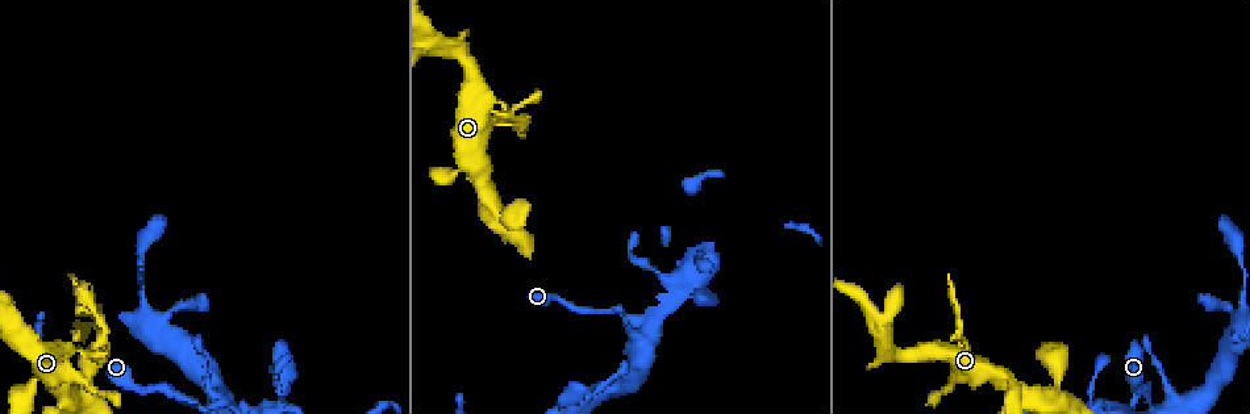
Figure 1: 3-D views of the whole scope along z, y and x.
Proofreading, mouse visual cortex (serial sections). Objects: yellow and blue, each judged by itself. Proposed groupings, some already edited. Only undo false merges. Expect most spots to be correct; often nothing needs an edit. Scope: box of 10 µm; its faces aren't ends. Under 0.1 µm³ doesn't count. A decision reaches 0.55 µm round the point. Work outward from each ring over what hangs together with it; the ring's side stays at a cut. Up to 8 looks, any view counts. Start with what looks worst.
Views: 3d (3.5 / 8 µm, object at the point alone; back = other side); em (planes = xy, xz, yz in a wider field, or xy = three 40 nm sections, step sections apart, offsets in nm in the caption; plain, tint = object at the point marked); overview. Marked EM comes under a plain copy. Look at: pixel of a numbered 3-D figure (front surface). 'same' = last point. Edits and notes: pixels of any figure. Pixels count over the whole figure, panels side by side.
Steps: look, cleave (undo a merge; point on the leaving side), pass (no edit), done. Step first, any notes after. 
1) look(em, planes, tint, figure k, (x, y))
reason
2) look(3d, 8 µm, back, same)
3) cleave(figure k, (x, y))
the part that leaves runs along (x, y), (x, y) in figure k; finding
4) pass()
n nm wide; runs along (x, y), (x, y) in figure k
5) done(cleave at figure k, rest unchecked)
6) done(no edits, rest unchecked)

look(3d, 3.5 µm, figure 1, (502, 104))
narrows sharply

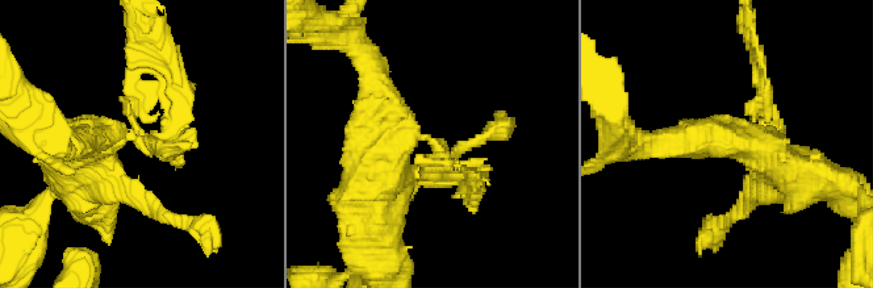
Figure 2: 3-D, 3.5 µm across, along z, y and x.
look(em, xy, step 3, tint, figure 2, (433, 142))

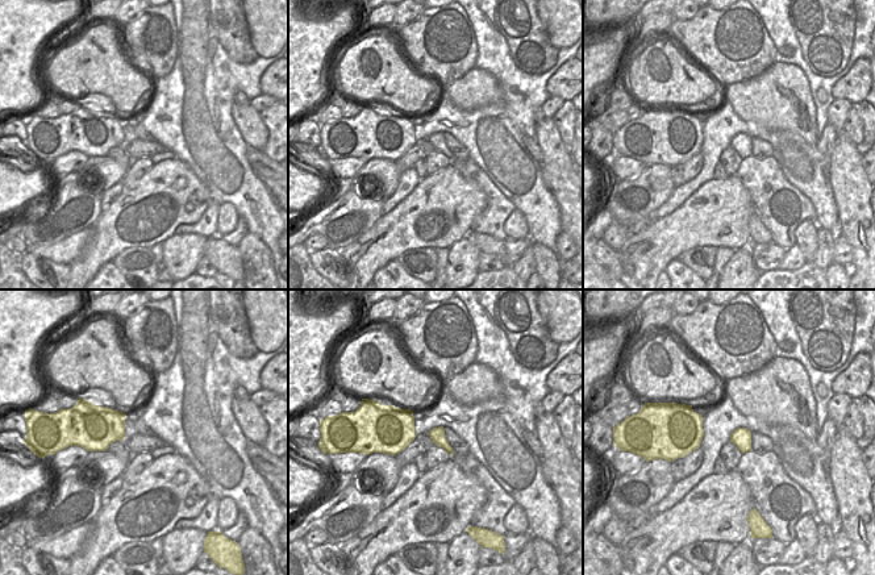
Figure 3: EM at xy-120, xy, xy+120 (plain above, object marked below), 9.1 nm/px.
look(em, xy, step 2, tint, same)

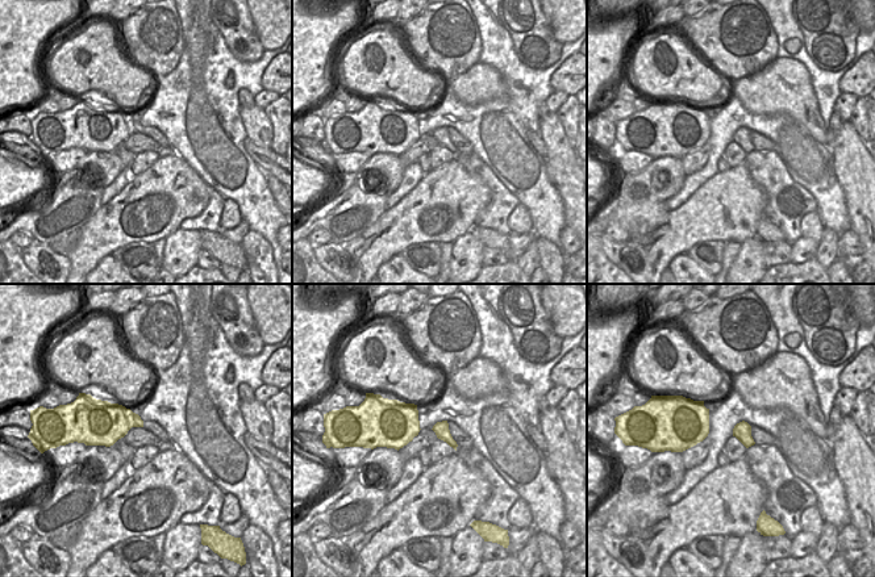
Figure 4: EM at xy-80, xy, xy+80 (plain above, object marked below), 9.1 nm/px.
pass()
140 nm wide; runs along (74, 153), (107, 137), (167, 145), (183, 108) in figure 2; continuous, no second cell

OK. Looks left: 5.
look(3d, 3.5 µm, figure 1, (284, 387))
abrupt turn

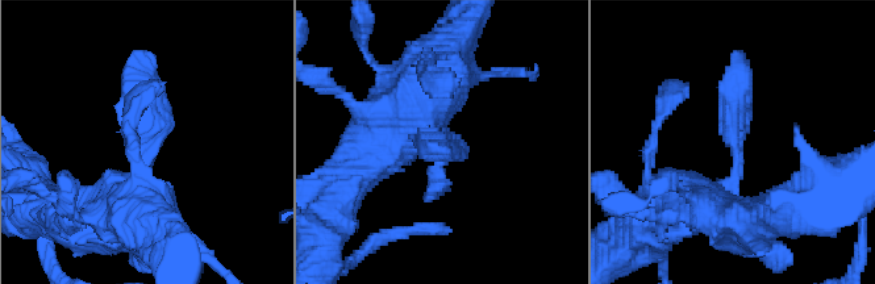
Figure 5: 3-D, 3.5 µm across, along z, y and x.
look(em, xy, step 2, tint, figure 5, (145, 149))
now the EM

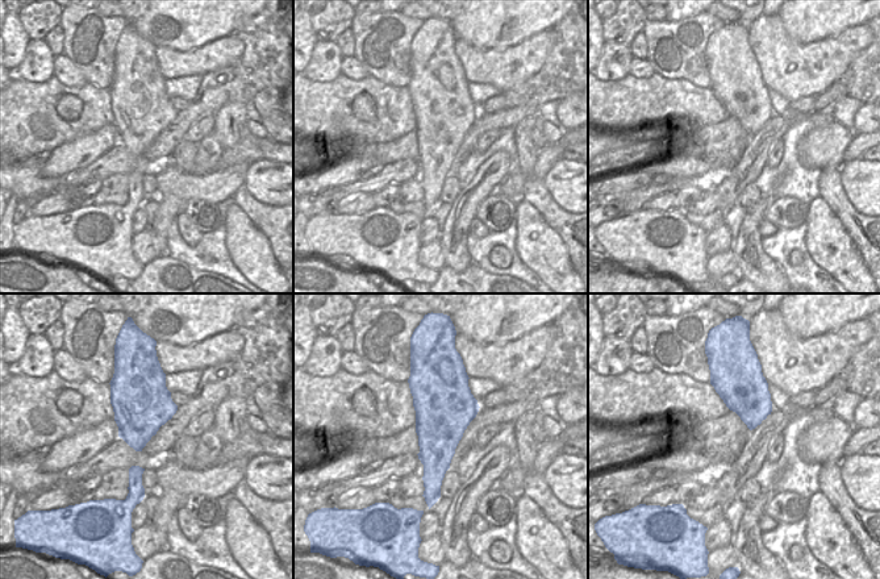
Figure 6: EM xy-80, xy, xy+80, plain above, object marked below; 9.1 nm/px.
pass()
runs along (104, 199), (136, 187), (144, 66) in figure 5; all the same cell

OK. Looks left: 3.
look(3d, 8 µm, figure 1, (1056, 384))
a narrow waist

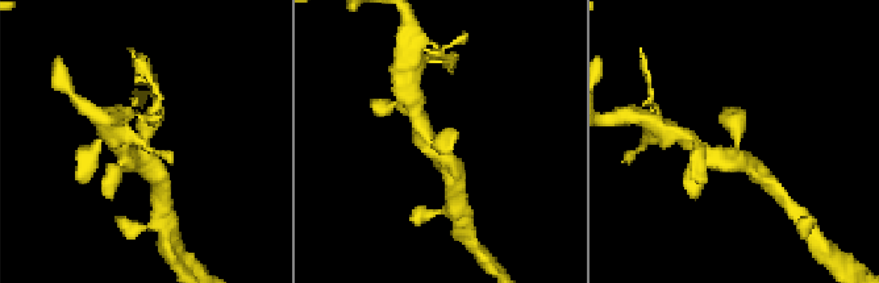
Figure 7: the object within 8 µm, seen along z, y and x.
look(3d, 3.5 µm, same)

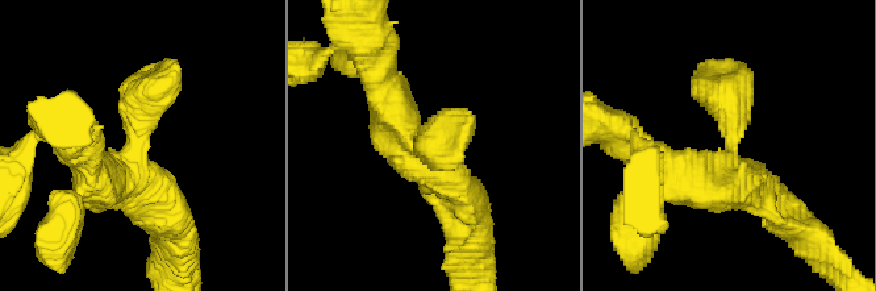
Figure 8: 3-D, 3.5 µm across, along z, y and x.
look(em, xy, step 5, tint, figure 8, (732, 143))
3 arms; arms of 400, 450, 450 nm

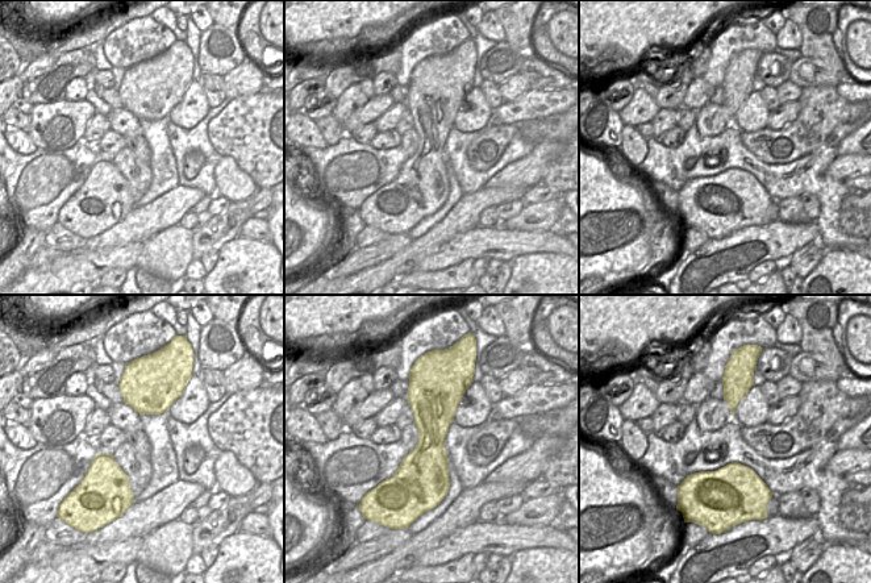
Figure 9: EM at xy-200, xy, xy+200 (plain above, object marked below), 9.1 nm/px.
pass()
runs along (95, 181), (132, 167), (140, 103), (169, 75) in figure 8; all the same cell

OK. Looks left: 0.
done(no edits, rest unchecked)

